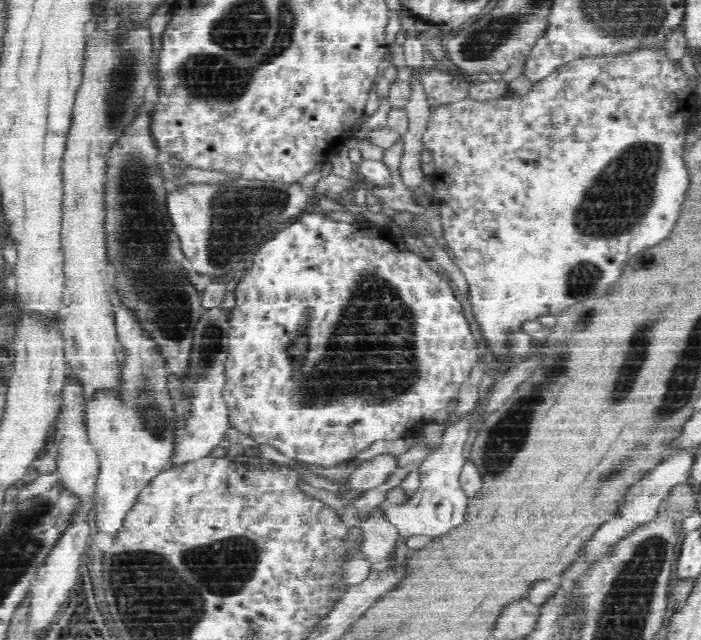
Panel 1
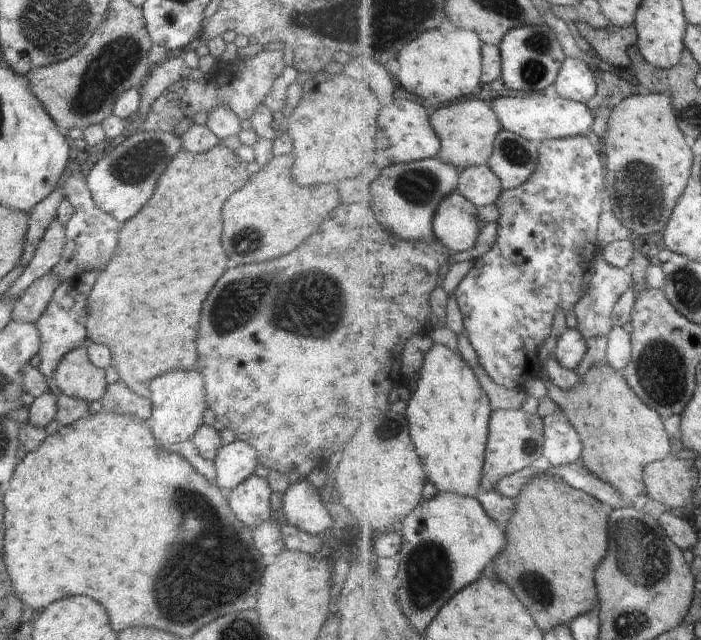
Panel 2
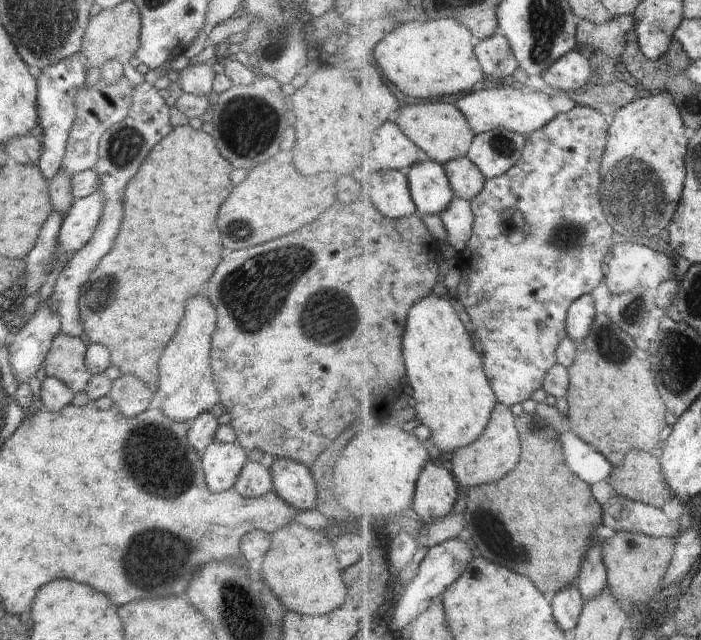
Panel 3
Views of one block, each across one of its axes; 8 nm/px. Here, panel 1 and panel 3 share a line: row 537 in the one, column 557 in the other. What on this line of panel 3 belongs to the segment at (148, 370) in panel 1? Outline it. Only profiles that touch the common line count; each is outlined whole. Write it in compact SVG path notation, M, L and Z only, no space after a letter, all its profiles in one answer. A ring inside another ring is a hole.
M500 84L496 88L472 92L457 103L460 110L470 118L470 124L477 135L496 129L508 129L530 136L550 124L554 118L558 118L559 112L552 104L553 94L554 92L549 89L512 88Z

